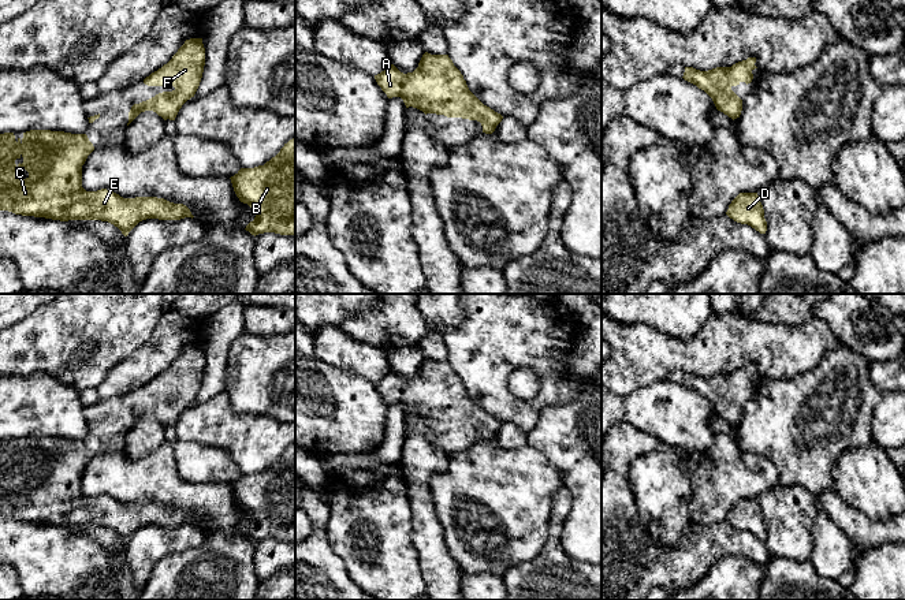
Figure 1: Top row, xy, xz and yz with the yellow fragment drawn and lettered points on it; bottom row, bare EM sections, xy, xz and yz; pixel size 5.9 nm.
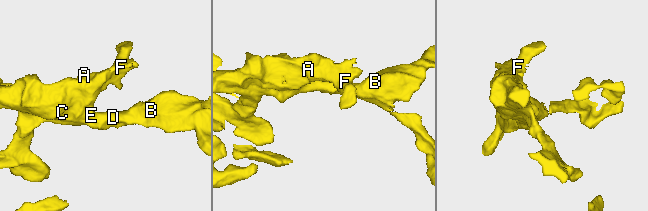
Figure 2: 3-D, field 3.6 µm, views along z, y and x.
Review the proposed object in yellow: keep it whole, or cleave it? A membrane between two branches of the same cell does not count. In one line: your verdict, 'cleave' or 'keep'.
keep

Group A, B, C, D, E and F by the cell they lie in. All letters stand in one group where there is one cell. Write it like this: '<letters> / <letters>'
A B C D E F

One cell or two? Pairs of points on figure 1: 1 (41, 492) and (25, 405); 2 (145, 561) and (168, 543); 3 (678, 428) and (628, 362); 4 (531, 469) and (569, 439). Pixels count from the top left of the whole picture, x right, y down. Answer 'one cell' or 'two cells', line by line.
1: two cells
2: one cell
3: two cells
4: two cells

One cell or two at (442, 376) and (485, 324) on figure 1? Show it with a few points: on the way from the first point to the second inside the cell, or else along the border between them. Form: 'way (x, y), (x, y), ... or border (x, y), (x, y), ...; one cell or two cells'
border (447, 360), (468, 392); two cells

